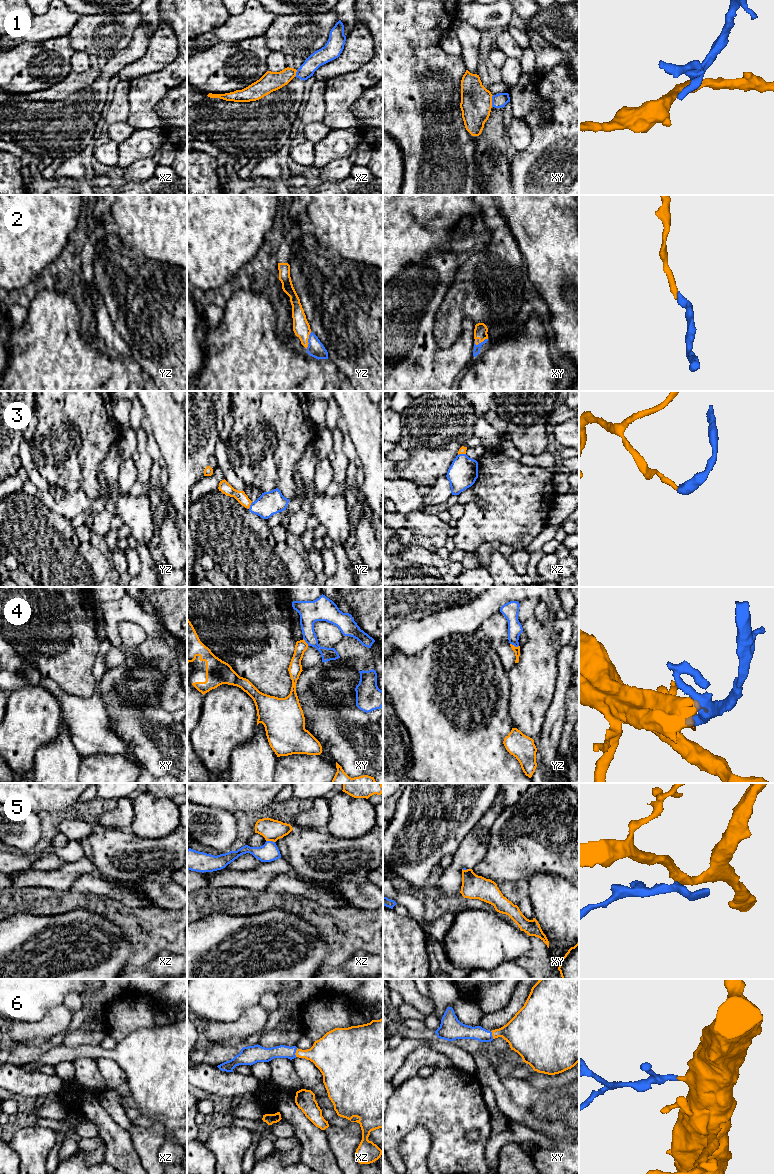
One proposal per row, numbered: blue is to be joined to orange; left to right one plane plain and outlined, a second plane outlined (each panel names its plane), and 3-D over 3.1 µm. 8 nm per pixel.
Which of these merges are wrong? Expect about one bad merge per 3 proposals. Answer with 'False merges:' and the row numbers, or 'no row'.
False merges: 1, 4, 5

